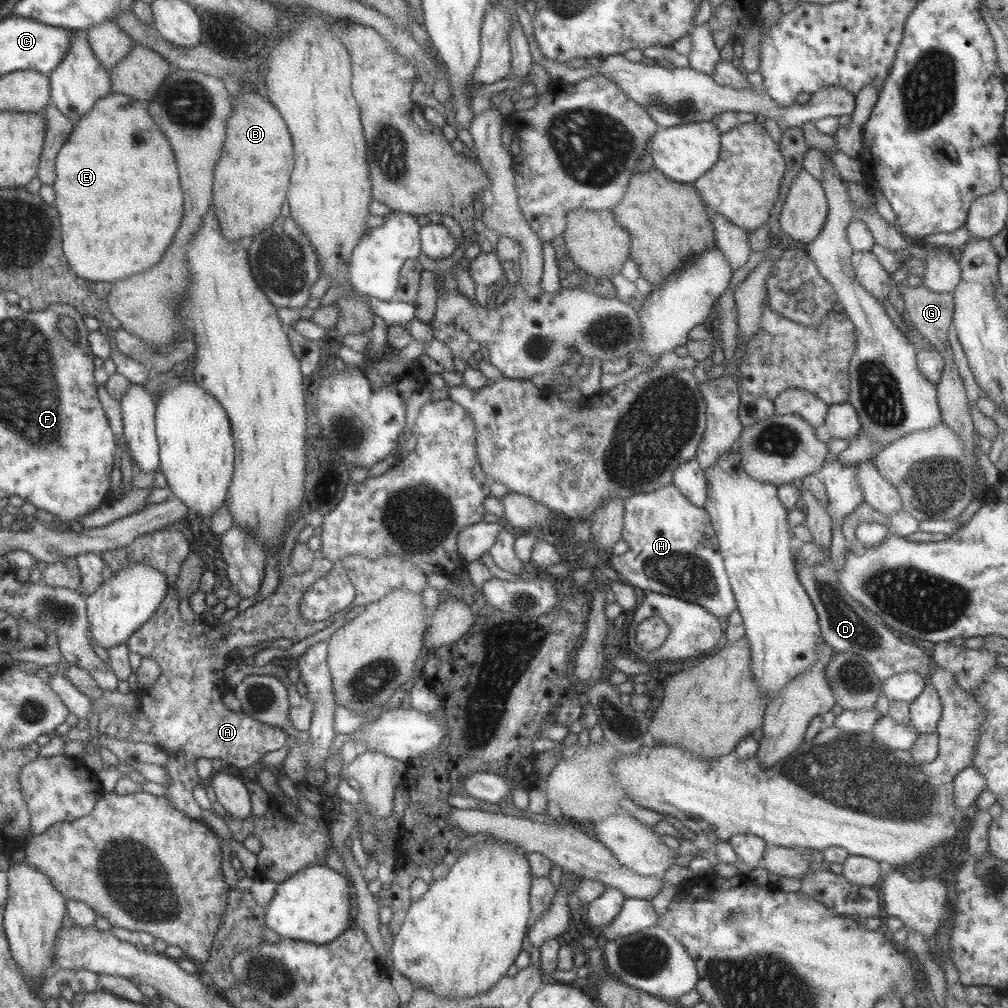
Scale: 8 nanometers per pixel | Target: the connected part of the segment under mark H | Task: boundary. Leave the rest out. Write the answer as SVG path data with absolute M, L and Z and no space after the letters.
M667 484L653 492L635 493L623 499L623 520L620 532L628 549L620 555L612 555L608 565L613 568L622 582L634 587L642 594L645 591L675 596L706 608L719 620L736 609L728 576L724 570L721 554L718 551L717 537L708 513L704 508L691 504L678 488Z

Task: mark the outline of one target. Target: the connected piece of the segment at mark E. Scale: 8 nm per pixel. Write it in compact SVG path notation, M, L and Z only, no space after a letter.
M109 93L103 98L97 99L91 110L84 114L75 122L73 130L69 133L67 140L61 145L57 151L54 160L55 180L52 187L54 190L55 210L59 214L59 222L61 222L61 240L63 240L62 254L71 268L72 272L91 282L107 282L113 283L119 278L131 276L135 272L141 272L145 268L149 268L151 264L159 262L163 250L167 248L167 244L171 242L179 222L181 222L181 206L183 206L183 194L179 190L179 180L177 180L177 170L175 170L176 160L168 143L167 137L163 131L157 126L157 123L151 118L149 111L145 107L145 103L135 100L124 93Z

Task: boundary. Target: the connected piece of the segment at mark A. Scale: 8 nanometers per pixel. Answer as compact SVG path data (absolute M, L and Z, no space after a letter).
M316 555L311 566L304 573L288 572L279 579L278 585L271 595L259 603L251 605L245 611L237 613L229 621L217 624L212 628L205 628L201 620L197 619L192 623L183 622L177 609L176 592L174 588L169 588L155 612L126 640L128 652L135 652L139 659L151 659L160 668L160 673L155 682L148 685L147 690L142 690L143 696L137 696L139 712L143 713L147 721L151 723L149 733L156 739L156 748L160 748L167 755L164 768L169 780L167 780L167 784L162 784L165 788L164 797L173 808L180 810L189 818L200 820L206 816L192 797L193 790L199 786L199 778L195 774L197 760L219 759L222 764L227 762L237 769L245 769L258 762L267 752L274 752L285 746L289 737L283 730L254 720L242 711L232 712L225 707L221 697L225 693L225 689L228 688L228 684L223 680L222 670L230 662L229 652L234 648L255 646L258 643L271 641L275 638L288 638L294 643L323 629L328 621L315 622L303 618L299 610L299 601L305 590L316 581L316 578L325 576L331 567L332 562L330 560Z

